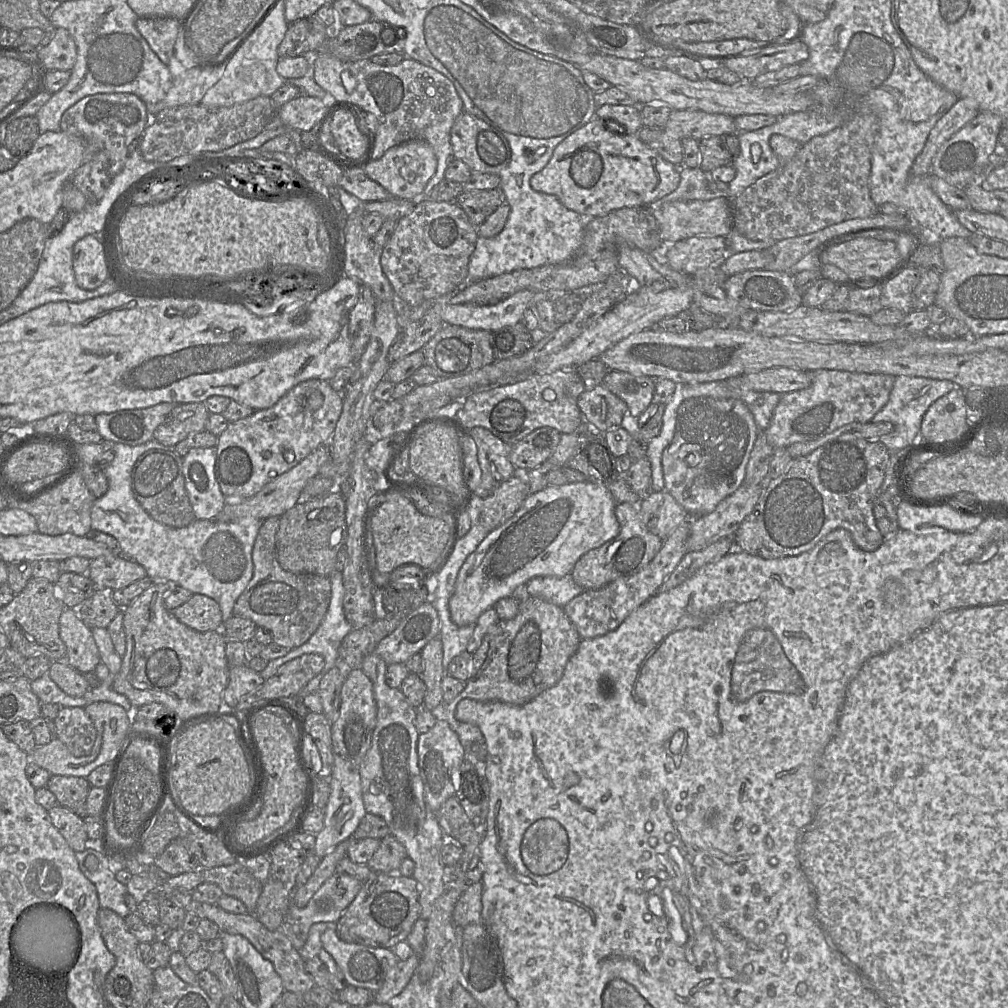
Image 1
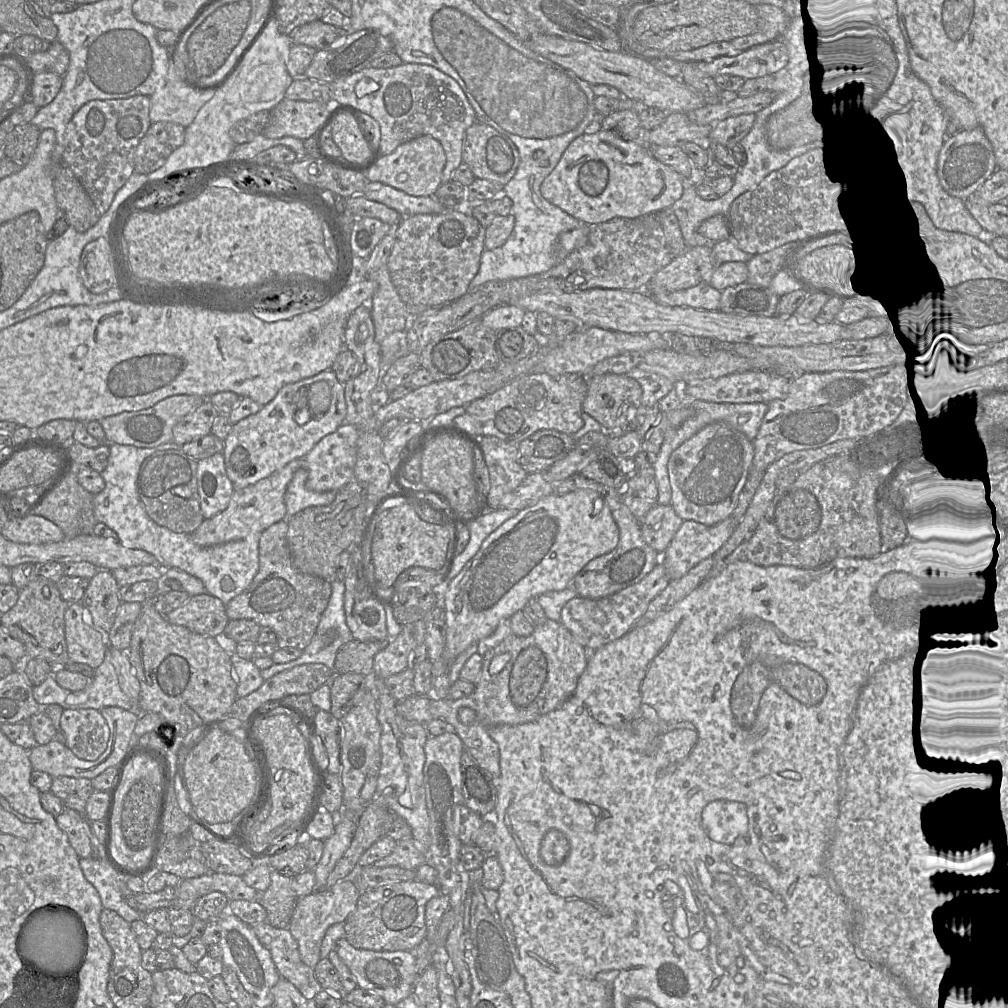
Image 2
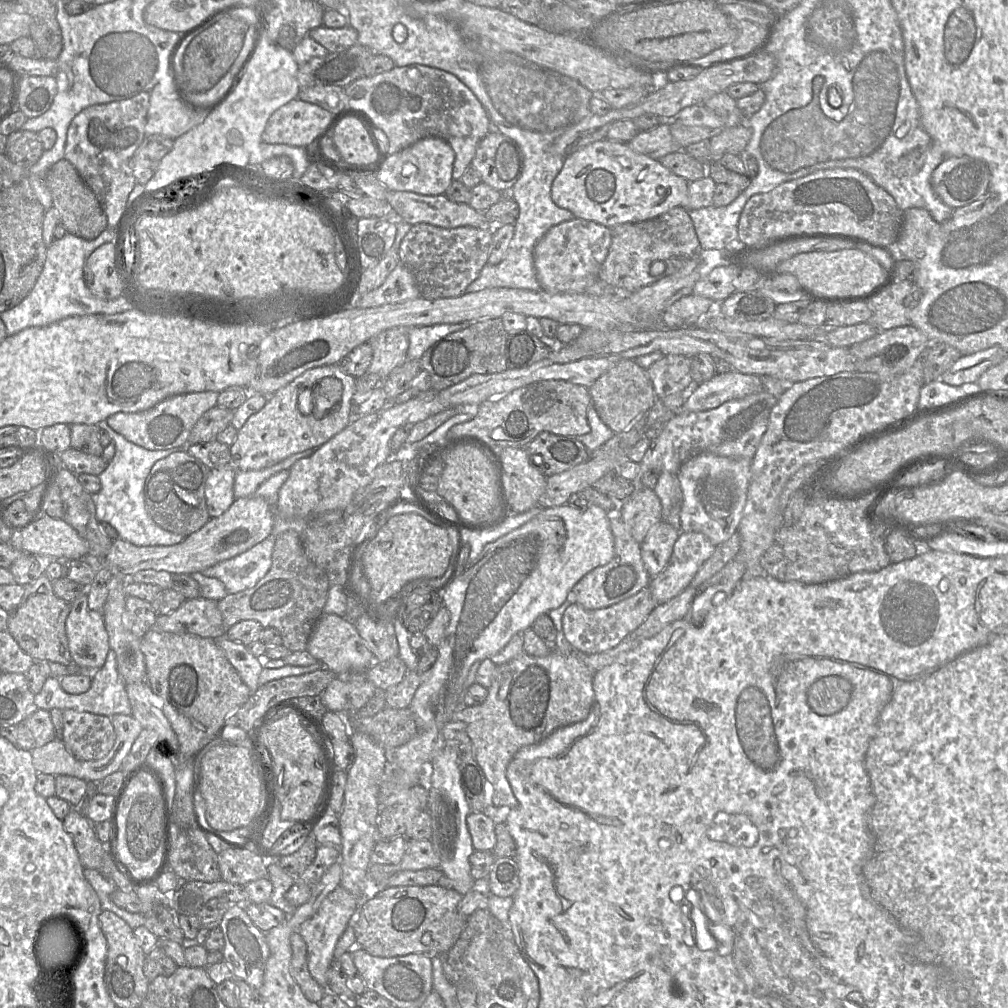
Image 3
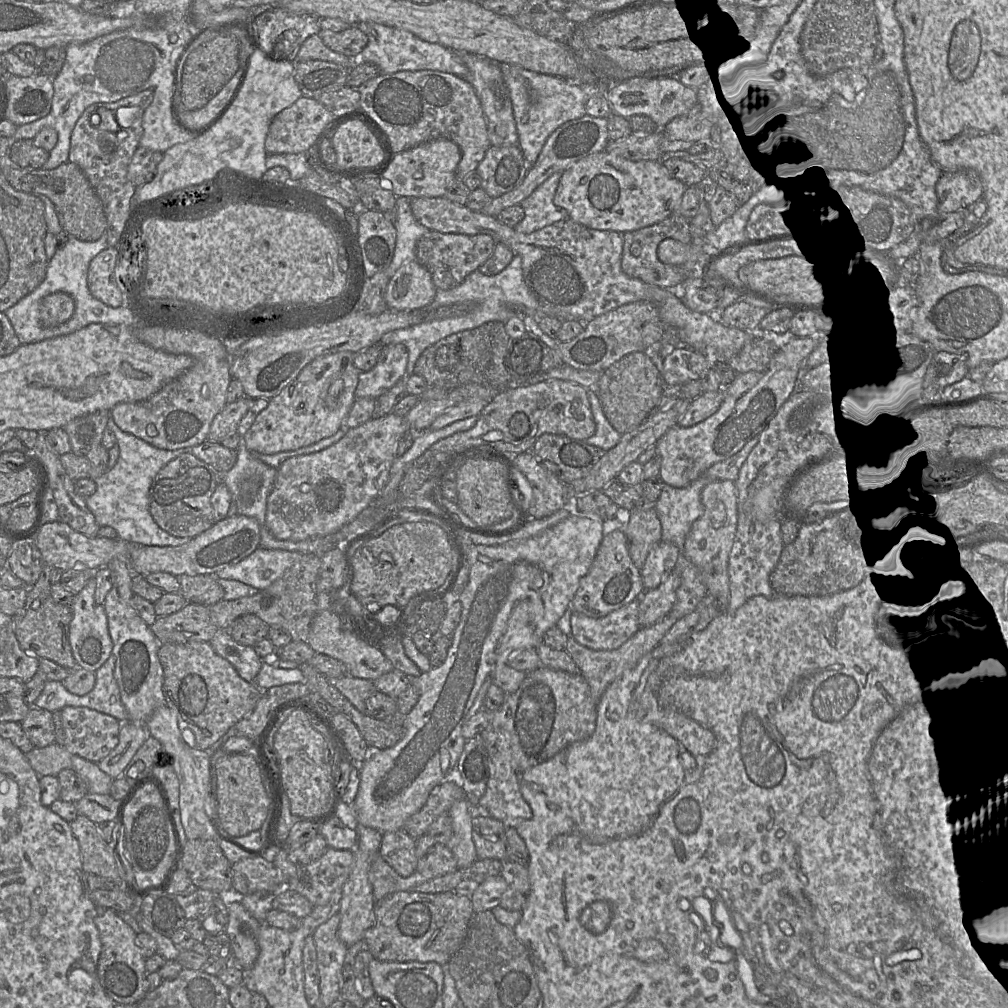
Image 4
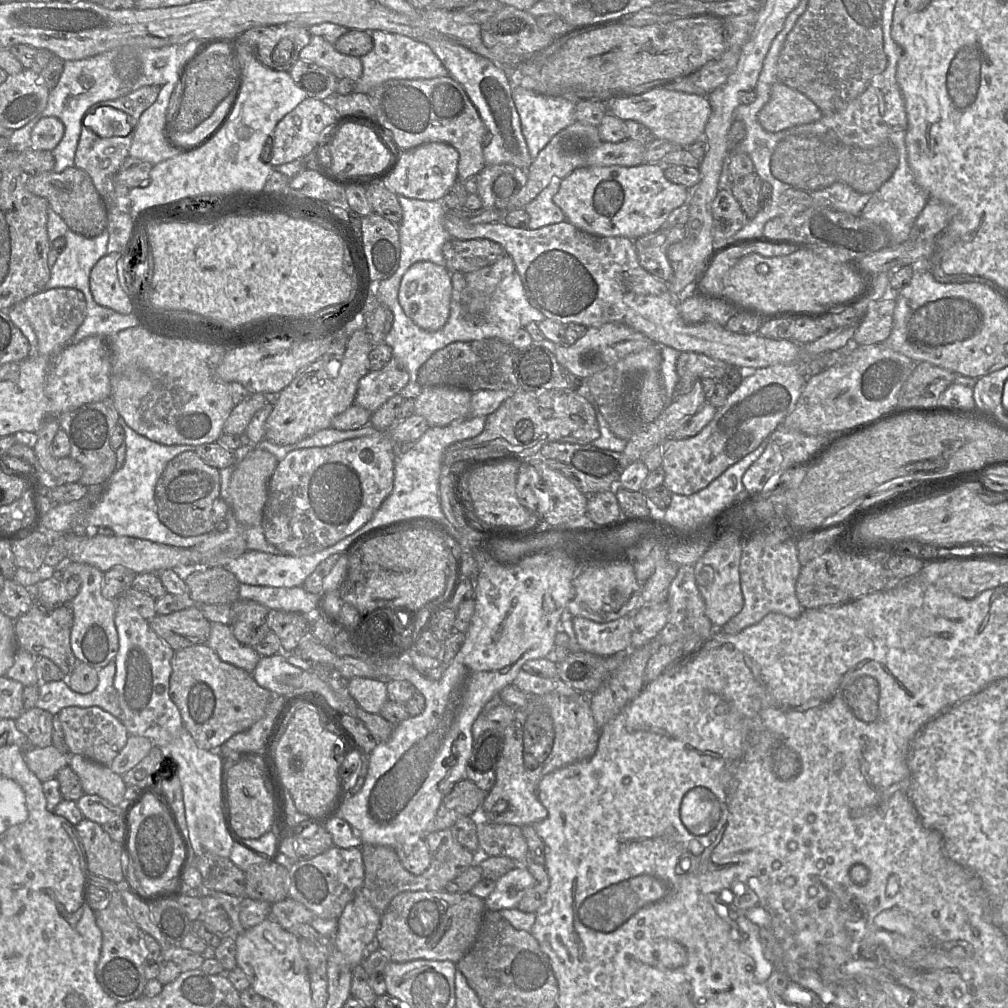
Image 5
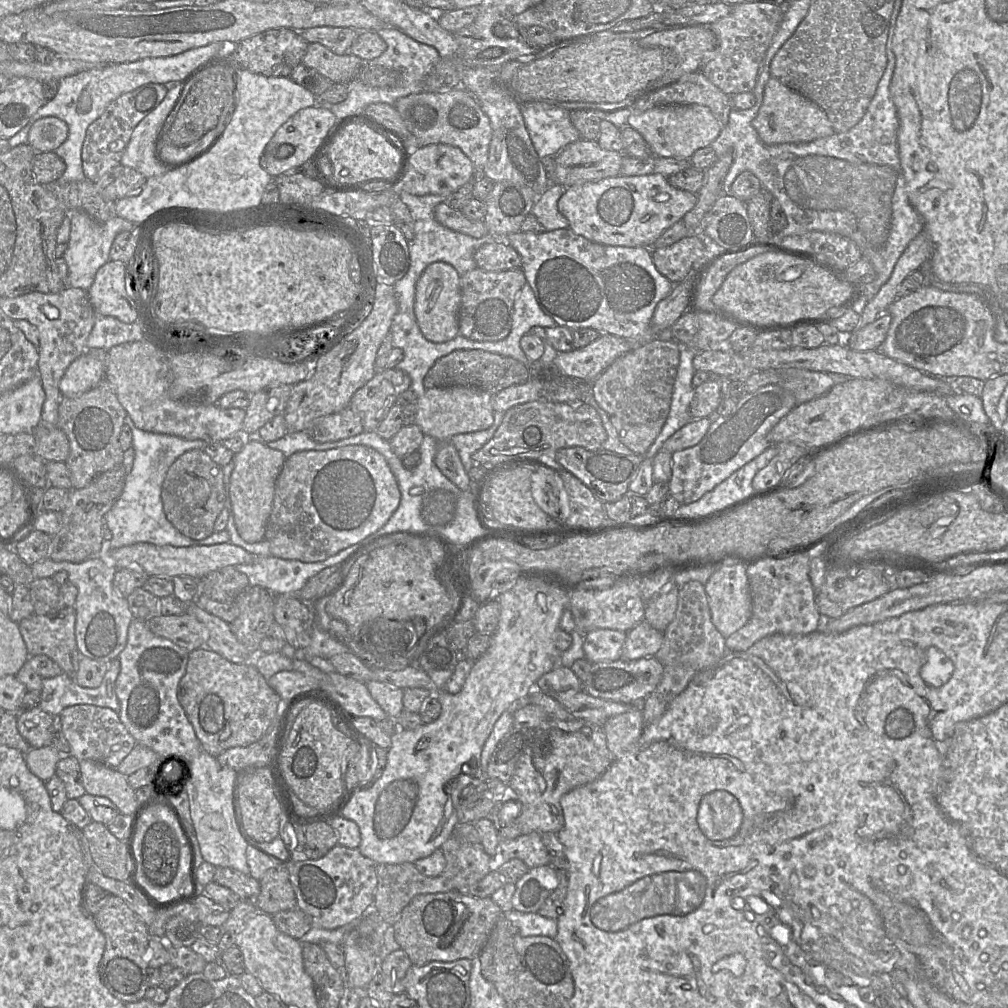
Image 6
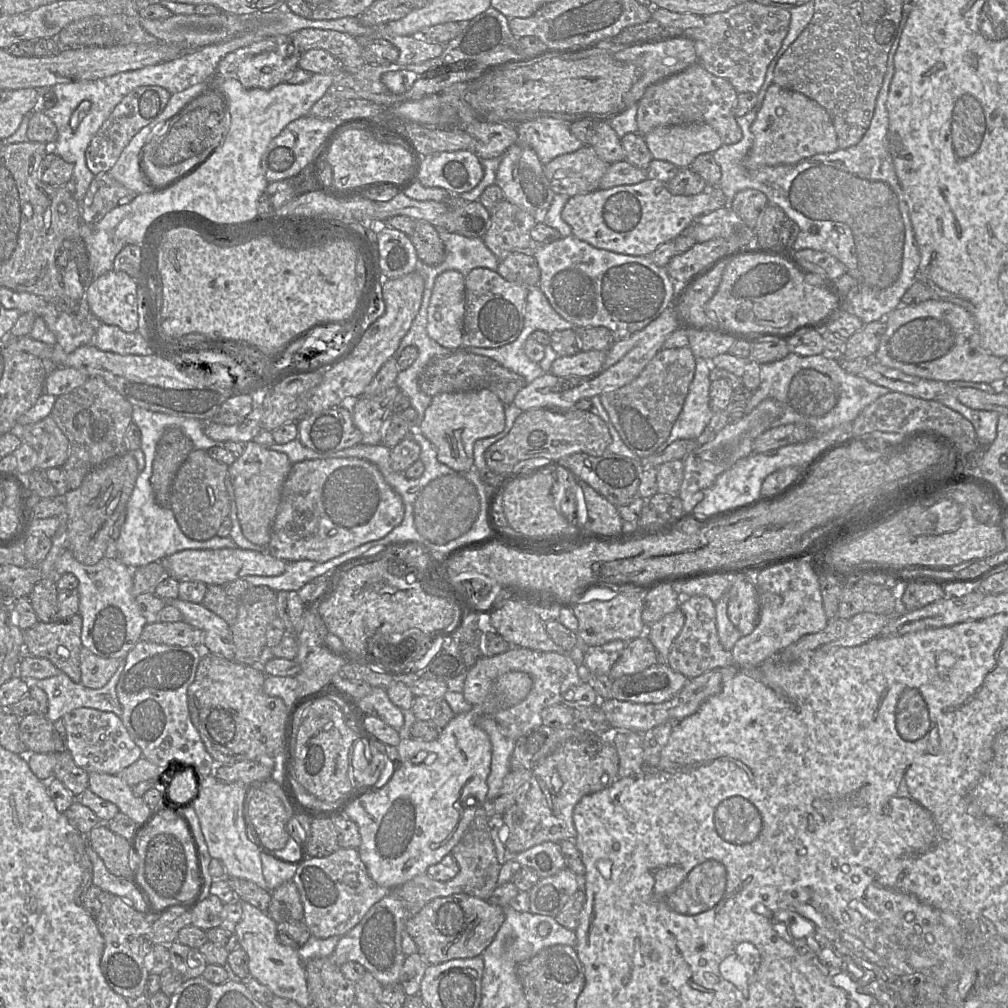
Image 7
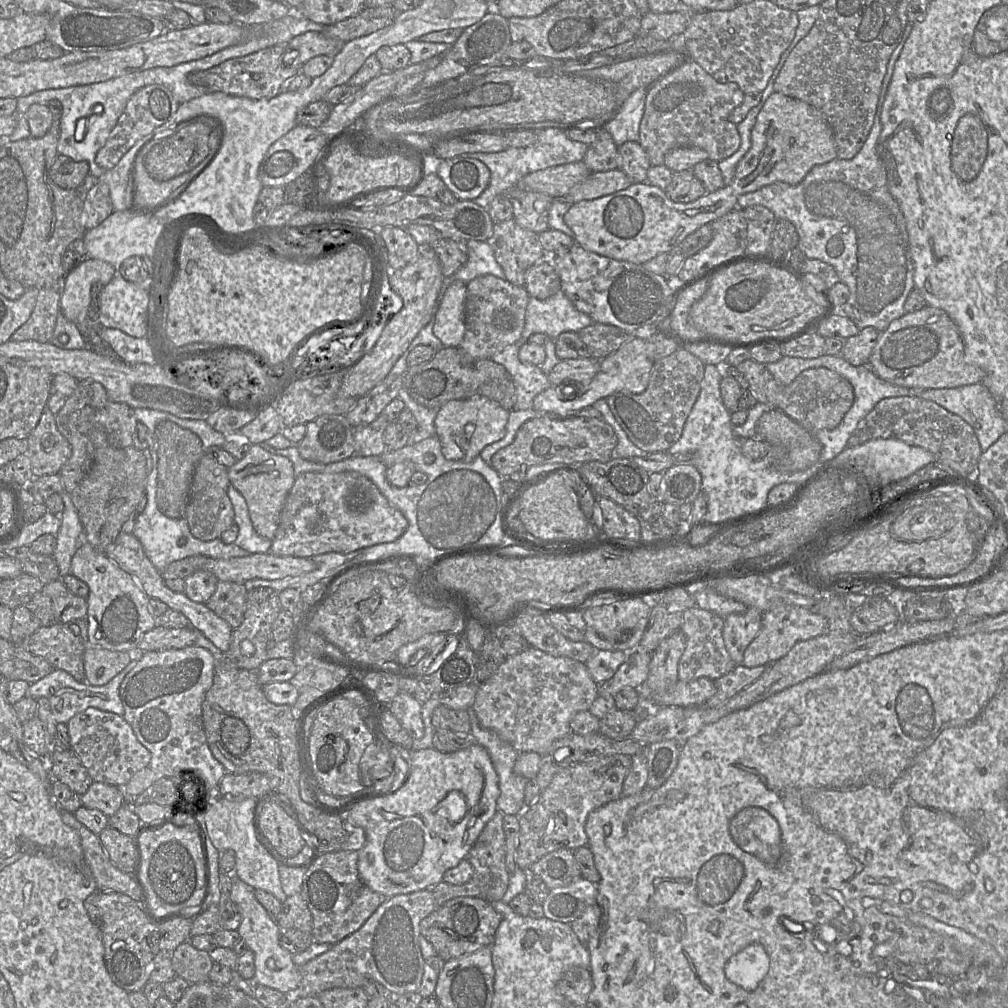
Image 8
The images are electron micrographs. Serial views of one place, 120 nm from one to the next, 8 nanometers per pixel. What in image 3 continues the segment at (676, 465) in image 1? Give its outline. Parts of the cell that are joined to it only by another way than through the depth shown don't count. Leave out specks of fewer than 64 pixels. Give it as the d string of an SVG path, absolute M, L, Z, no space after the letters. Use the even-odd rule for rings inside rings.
M704 452L681 466L677 473L682 489L681 532L702 533L717 547L737 531L747 501L751 460Z

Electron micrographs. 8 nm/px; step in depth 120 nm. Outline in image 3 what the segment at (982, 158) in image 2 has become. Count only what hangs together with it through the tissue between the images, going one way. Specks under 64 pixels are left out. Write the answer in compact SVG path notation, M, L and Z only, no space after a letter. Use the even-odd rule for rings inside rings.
M967 156L946 157L931 175L933 191L952 209L980 198L989 190L989 183L987 165Z

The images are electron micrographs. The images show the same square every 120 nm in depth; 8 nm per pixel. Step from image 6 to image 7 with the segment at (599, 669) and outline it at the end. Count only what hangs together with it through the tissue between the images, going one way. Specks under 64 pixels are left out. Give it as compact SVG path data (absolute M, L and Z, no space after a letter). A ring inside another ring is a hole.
M656 662L645 670L612 679L613 699L657 704L672 699L688 678L672 670L667 662Z

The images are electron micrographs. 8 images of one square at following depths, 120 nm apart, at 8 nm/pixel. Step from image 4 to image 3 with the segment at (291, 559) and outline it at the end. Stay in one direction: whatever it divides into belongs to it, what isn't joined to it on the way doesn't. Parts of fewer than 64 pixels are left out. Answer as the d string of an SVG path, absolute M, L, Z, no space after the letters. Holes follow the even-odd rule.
M269 535L245 552L203 570L203 575L219 579L228 594L249 589L265 576L271 567L275 537Z

